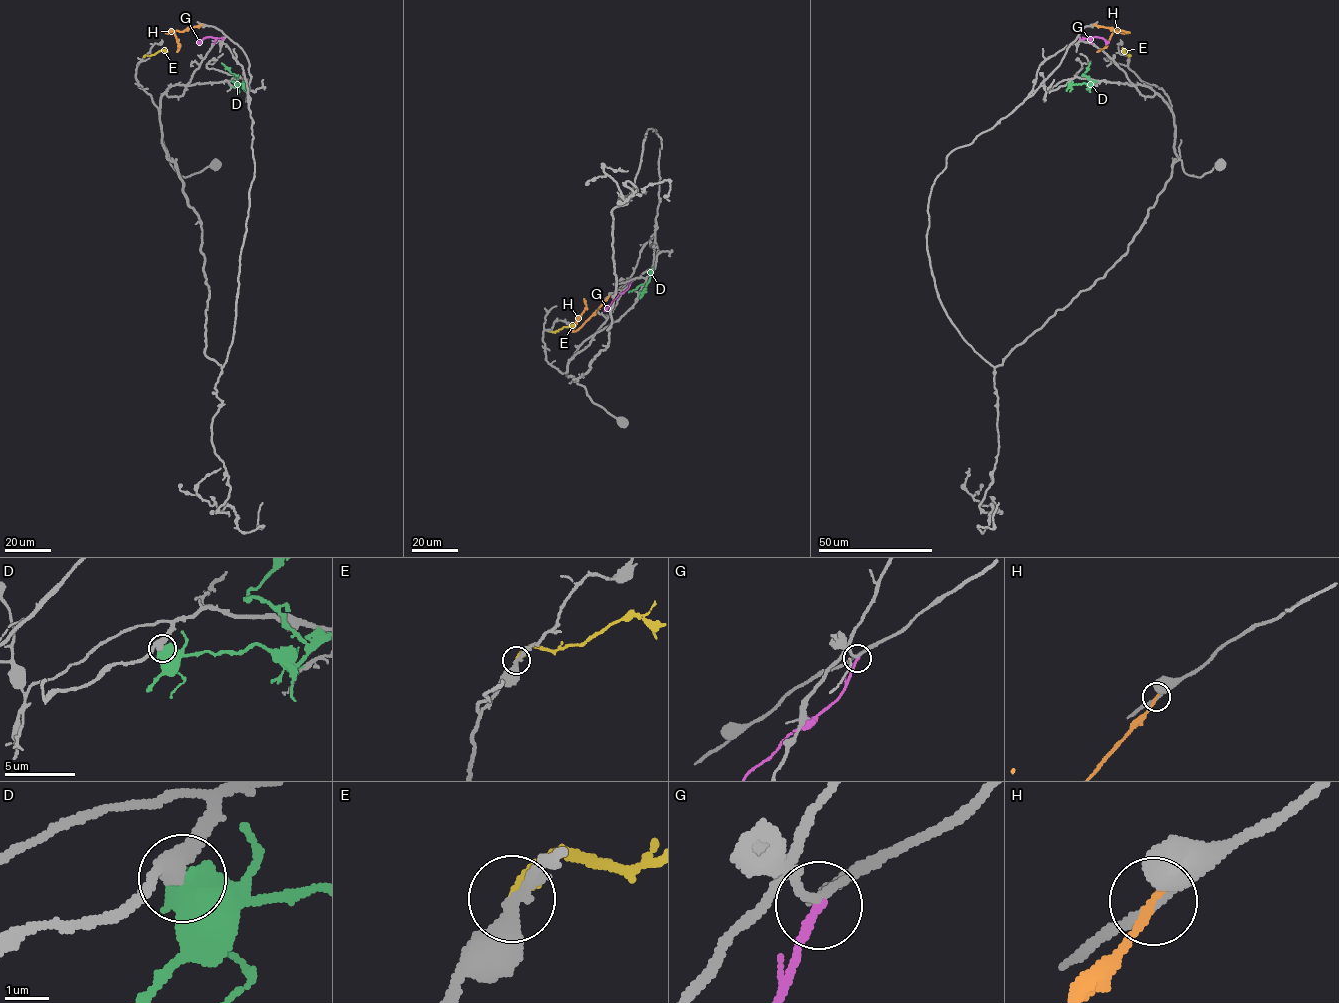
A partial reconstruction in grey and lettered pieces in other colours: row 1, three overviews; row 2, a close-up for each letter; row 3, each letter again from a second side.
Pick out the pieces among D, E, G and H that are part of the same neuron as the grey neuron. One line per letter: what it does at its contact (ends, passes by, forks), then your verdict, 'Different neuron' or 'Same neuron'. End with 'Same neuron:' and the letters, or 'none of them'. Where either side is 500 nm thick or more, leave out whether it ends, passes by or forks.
D: Different neuron
E: It ends there. Same neuron
G: It ends there. Different neuron
H: It ends there. Different neuron
Same neuron: E

